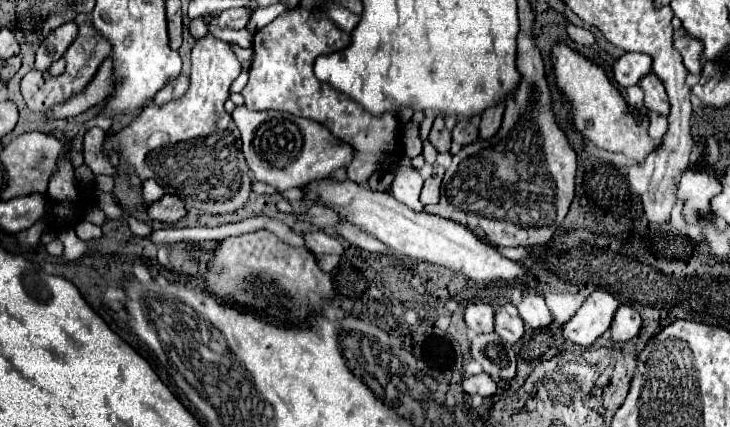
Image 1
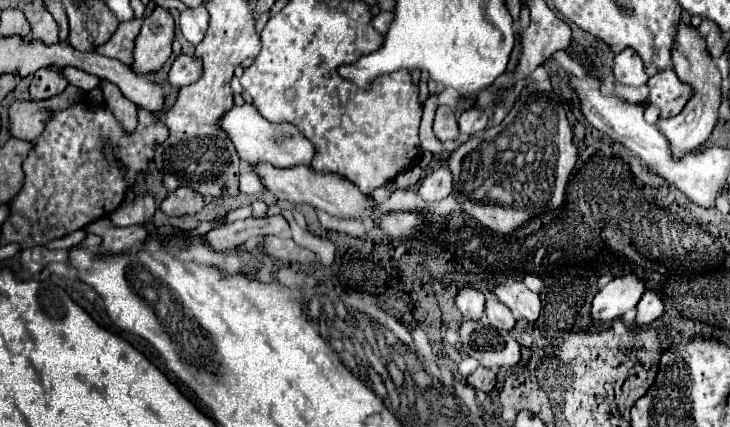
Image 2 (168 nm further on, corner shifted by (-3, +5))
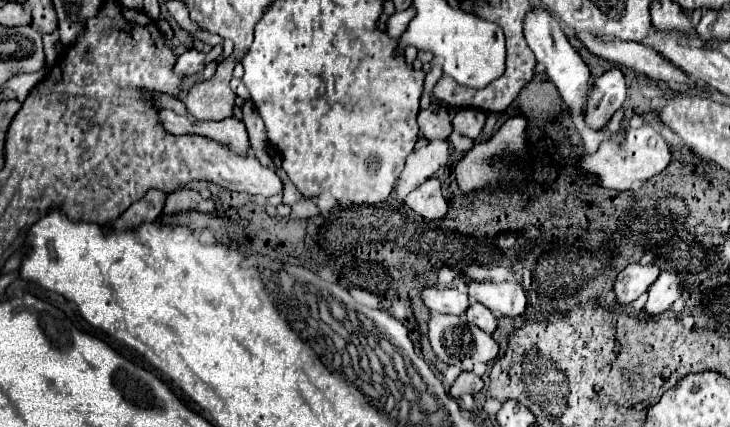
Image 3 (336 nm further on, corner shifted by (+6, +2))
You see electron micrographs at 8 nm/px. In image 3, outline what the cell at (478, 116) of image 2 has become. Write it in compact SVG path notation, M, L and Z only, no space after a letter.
M460 108L452 120L454 130L468 138L476 138L480 134L484 122L486 122L486 112L478 110L478 108Z

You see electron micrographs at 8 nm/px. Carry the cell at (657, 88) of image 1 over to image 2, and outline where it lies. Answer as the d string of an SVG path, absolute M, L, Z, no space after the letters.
M663 69L649 79L649 103L661 109L661 117L671 117L679 113L685 103L693 97L691 85L683 83L673 69Z

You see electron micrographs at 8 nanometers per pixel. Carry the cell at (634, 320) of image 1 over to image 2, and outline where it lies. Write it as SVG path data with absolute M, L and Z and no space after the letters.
M651 289L651 291L645 291L645 295L641 297L639 305L637 305L637 317L635 317L635 323L637 325L649 325L653 323L655 319L659 319L665 311L665 305L663 305L663 299L661 295Z

